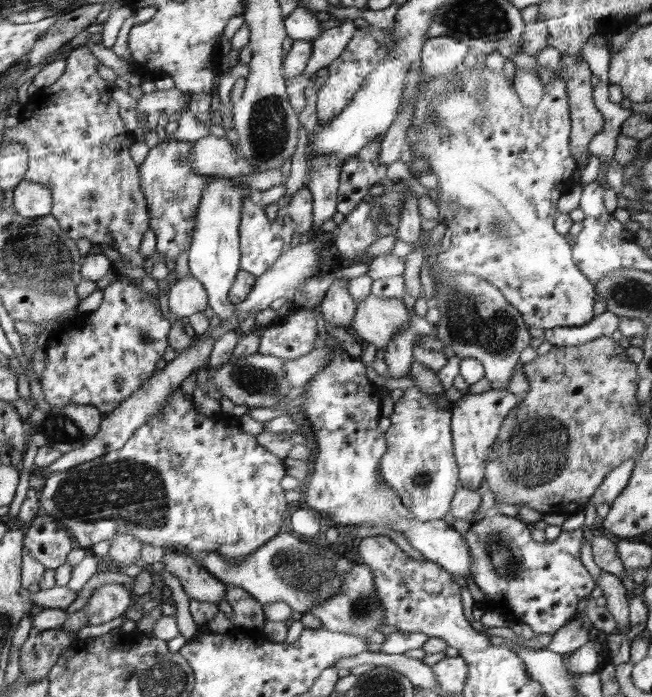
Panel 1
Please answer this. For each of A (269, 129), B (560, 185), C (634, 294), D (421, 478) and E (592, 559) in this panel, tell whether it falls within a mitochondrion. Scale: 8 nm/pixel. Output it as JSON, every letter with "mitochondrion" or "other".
{"A":"mitochondrion","B":"other","C":"mitochondrion","D":"mitochondrion","E":"other"}

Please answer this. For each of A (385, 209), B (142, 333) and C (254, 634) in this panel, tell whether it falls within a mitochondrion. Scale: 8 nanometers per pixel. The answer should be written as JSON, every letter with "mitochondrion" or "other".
{"A":"mitochondrion","B":"mitochondrion","C":"other"}

